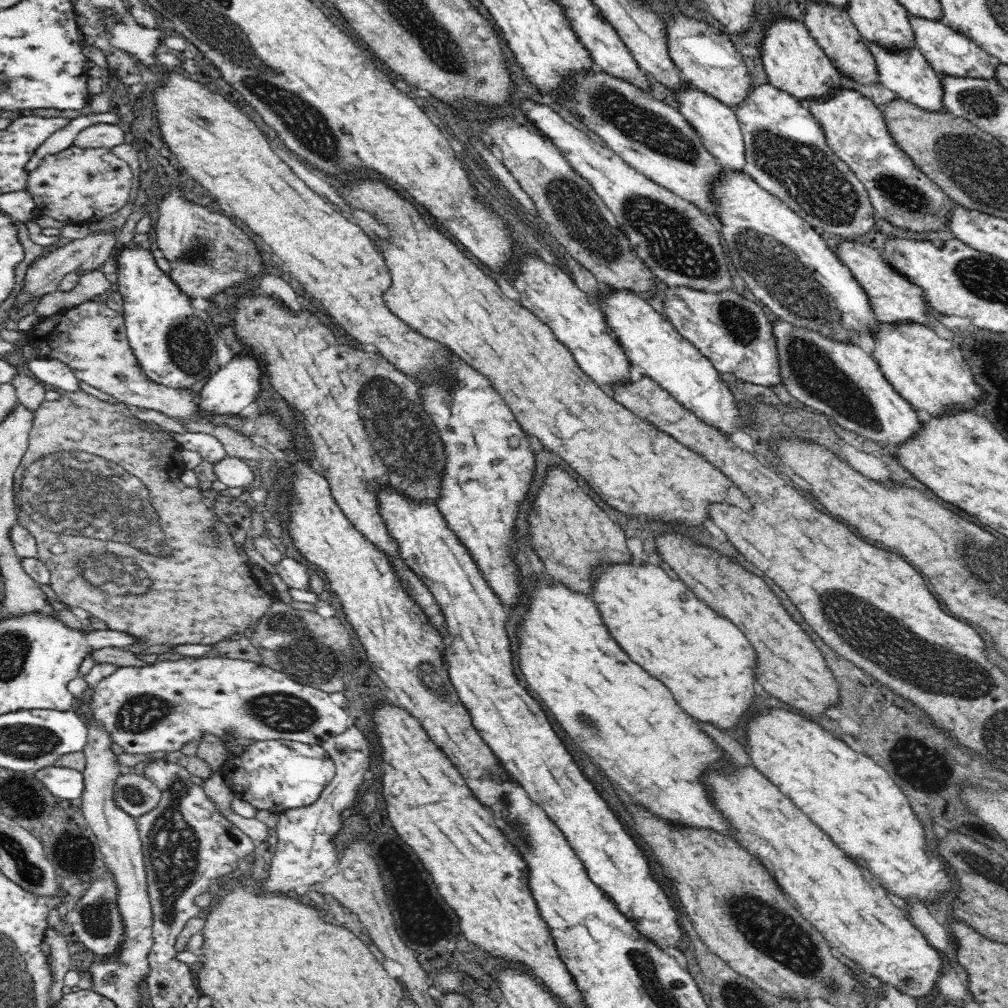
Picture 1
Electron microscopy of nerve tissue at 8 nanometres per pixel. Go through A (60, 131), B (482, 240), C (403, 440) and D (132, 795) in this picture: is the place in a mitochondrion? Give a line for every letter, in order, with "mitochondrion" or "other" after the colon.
A: other
B: other
C: mitochondrion
D: mitochondrion

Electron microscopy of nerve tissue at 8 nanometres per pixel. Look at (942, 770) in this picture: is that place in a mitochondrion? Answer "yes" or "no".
yes

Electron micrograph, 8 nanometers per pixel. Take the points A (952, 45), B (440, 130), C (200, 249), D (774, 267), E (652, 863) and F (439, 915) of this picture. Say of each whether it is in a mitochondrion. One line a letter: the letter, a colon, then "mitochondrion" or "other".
A: other
B: other
C: mitochondrion
D: mitochondrion
E: other
F: other

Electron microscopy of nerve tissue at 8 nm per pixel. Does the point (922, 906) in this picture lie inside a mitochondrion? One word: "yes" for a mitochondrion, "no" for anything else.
no

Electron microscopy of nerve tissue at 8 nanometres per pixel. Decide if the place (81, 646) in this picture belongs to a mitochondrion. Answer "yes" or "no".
no

